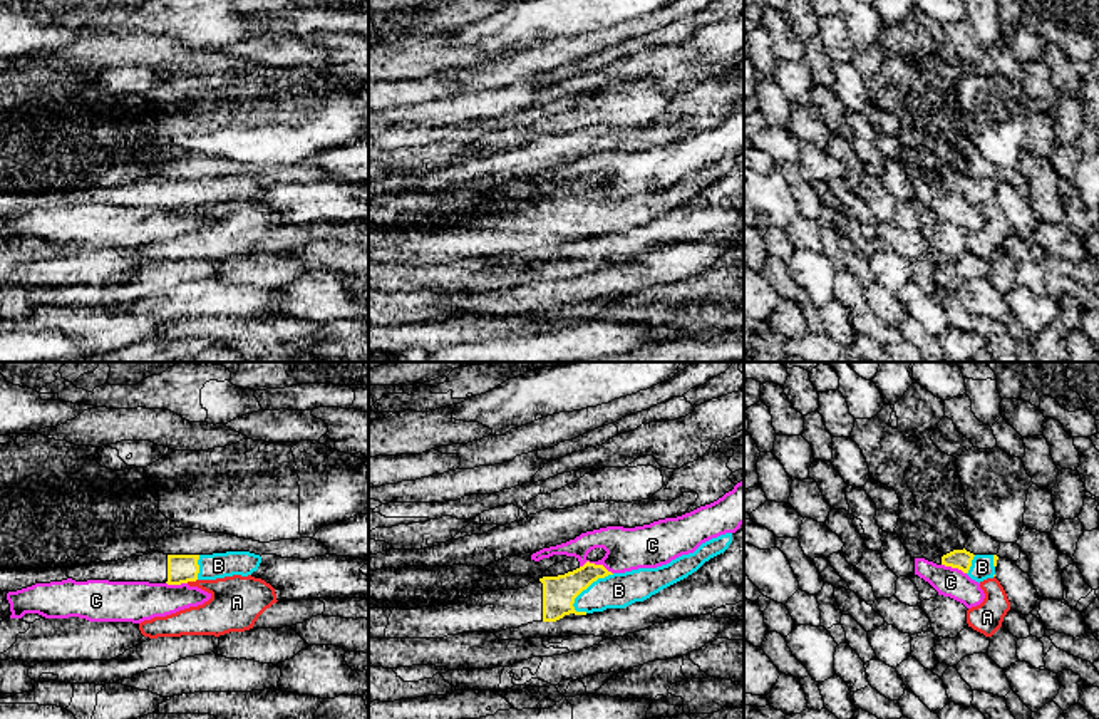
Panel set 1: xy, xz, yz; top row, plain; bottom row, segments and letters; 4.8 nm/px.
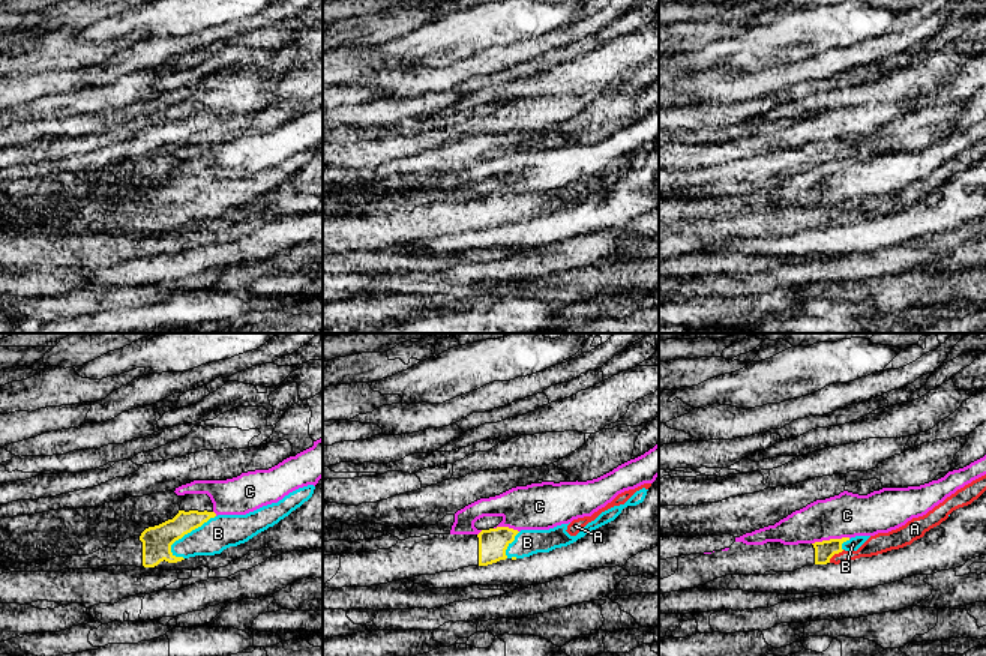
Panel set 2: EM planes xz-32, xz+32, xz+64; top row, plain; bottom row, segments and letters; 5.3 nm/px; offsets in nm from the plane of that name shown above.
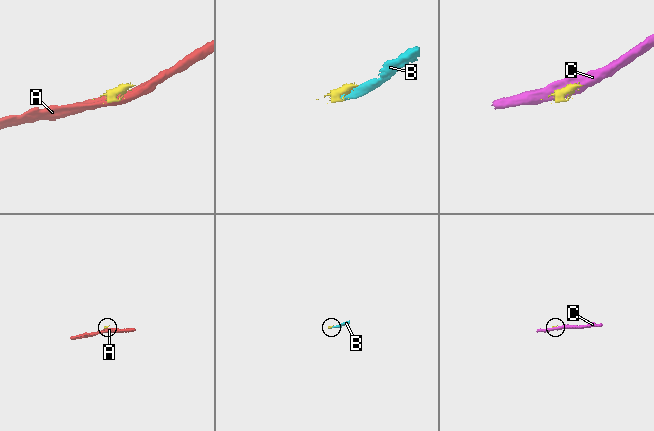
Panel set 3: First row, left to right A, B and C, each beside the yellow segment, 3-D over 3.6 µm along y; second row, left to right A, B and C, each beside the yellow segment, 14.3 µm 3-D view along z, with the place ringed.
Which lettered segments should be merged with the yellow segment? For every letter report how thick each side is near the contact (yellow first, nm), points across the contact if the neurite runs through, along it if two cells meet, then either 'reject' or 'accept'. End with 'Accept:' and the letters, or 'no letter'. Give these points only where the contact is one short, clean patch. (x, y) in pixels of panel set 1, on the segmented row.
A: calibres 140 and 260 nm; border xy (196, 579), (186, 582); reject
B: calibres 160 and 170 nm; way xz (558, 592), (582, 592), (588, 585), (619, 590); accept
C: calibres 160 and 200 nm; reject
Accept: B

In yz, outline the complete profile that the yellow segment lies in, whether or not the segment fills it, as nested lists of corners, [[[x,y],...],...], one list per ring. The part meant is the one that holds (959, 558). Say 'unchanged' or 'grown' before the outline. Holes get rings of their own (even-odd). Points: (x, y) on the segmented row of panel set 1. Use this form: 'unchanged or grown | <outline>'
grown | [[[953,550],[942,556],[942,565],[958,568],[975,582],[995,577],[997,555],[973,555],[963,550]]]

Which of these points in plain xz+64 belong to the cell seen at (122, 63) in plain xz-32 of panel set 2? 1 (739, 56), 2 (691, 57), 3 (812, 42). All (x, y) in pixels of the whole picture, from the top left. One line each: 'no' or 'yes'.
1: no
2: no
3: no

